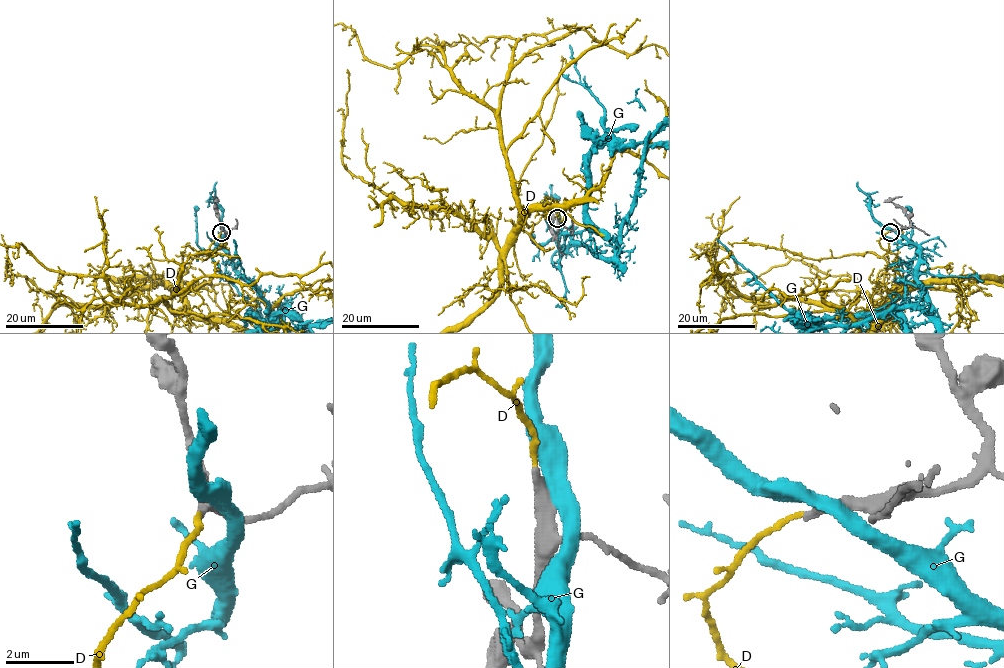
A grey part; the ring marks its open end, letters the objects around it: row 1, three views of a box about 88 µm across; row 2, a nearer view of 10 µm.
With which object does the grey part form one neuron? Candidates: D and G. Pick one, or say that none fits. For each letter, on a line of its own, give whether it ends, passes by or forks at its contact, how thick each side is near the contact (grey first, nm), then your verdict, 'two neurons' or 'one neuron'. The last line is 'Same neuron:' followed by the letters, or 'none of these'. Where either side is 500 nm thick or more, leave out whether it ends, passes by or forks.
D: it ends | 240/160 nm | two neurons
G: 500/400 nm | two neurons
Same neuron: none of these

